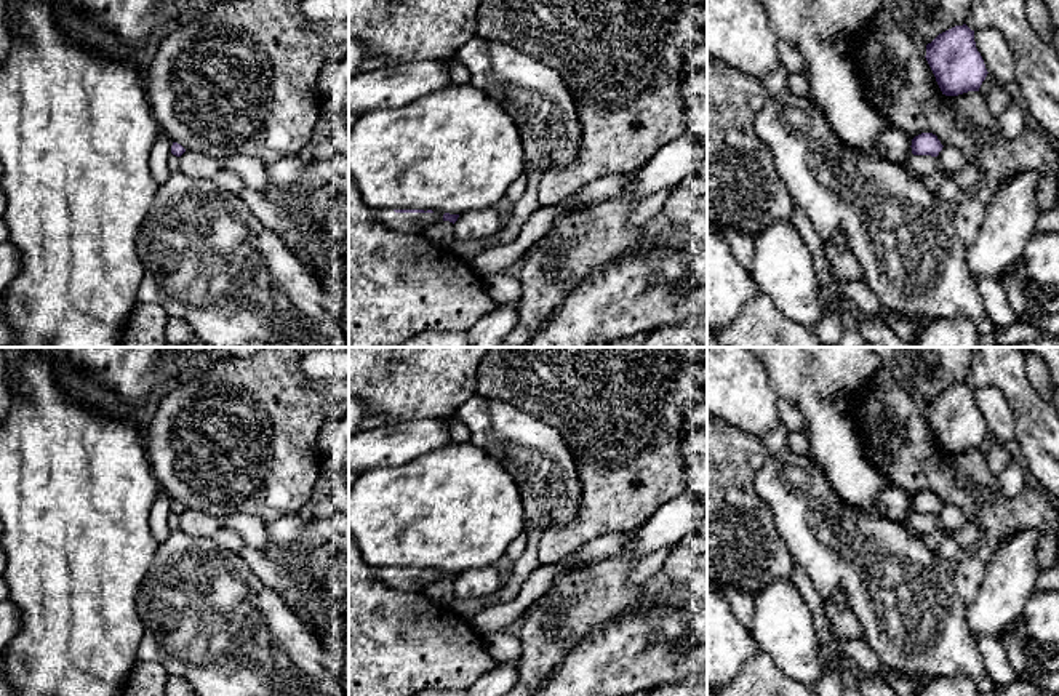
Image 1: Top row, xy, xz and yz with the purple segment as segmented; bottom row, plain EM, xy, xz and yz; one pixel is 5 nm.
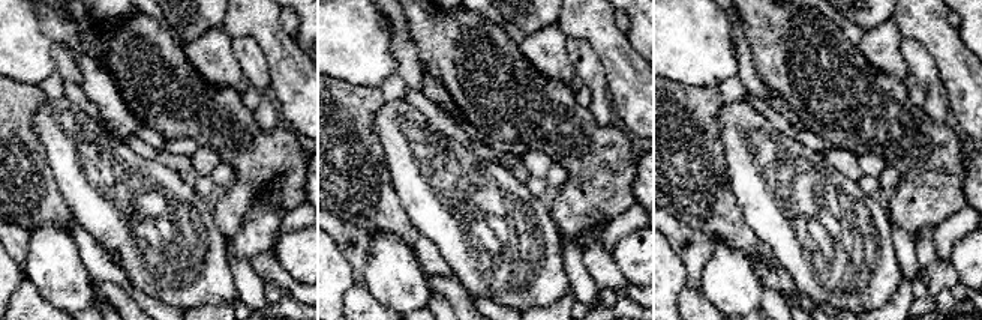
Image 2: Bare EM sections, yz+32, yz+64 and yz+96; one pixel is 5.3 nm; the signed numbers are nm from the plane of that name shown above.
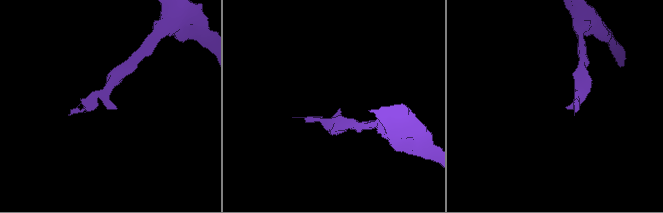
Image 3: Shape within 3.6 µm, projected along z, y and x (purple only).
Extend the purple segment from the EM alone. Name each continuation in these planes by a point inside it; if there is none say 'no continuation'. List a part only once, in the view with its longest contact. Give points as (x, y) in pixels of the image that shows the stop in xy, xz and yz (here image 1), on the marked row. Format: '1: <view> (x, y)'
1: xz (405, 223)

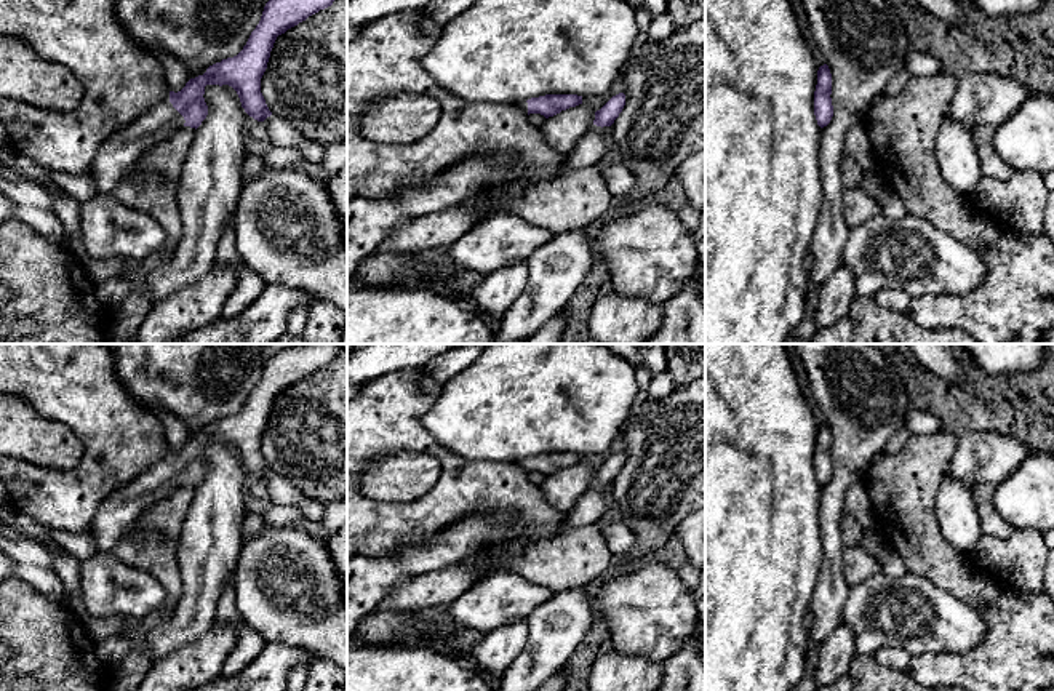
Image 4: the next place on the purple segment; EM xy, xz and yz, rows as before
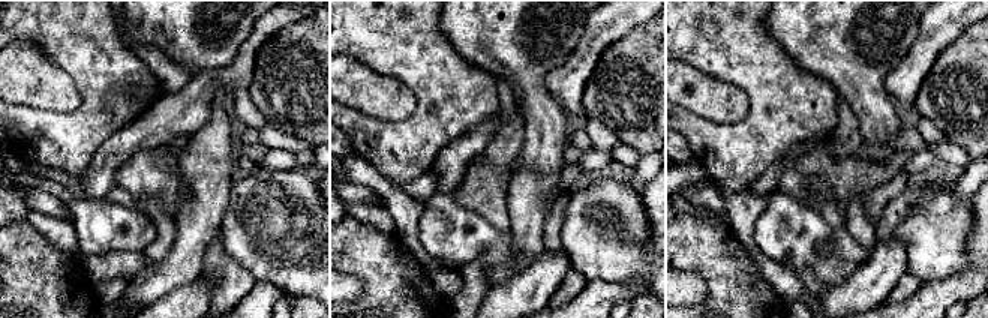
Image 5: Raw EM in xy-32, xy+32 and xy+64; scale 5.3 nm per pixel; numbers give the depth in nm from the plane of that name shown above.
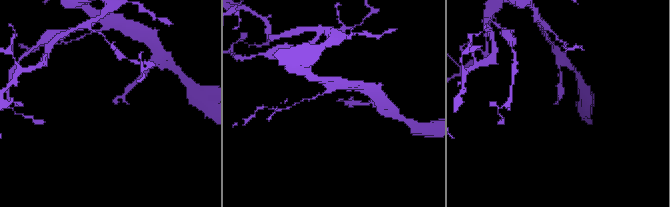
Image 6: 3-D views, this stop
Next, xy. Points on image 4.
1: xy (120, 151)

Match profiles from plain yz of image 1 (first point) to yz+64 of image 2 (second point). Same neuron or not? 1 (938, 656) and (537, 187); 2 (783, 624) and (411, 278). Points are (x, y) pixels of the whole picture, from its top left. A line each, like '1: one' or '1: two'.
1: two
2: one

